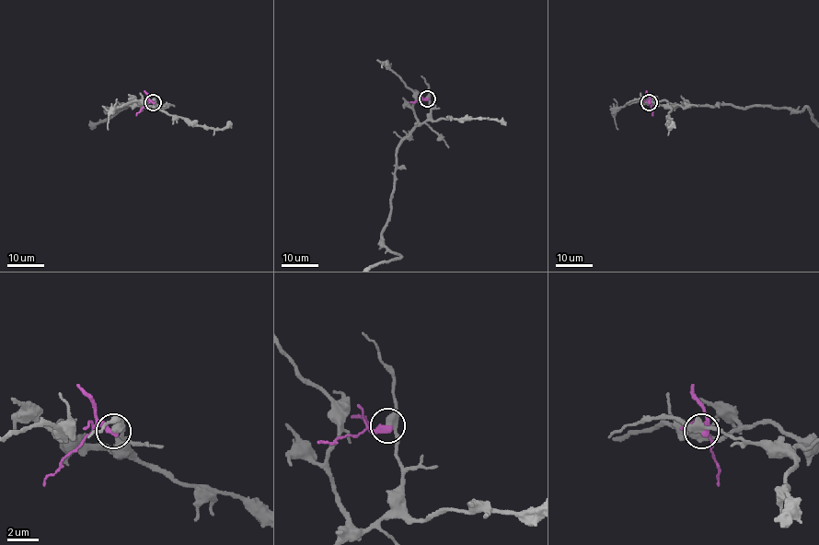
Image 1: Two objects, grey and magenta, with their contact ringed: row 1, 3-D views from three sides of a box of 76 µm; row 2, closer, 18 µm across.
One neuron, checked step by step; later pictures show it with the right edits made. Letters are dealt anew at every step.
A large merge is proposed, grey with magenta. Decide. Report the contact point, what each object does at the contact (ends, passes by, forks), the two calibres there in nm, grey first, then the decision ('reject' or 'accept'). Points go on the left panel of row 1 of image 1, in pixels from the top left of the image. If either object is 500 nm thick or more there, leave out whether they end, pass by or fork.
(153, 102) | grey passes by | magenta ends | 440/440 nm | reject

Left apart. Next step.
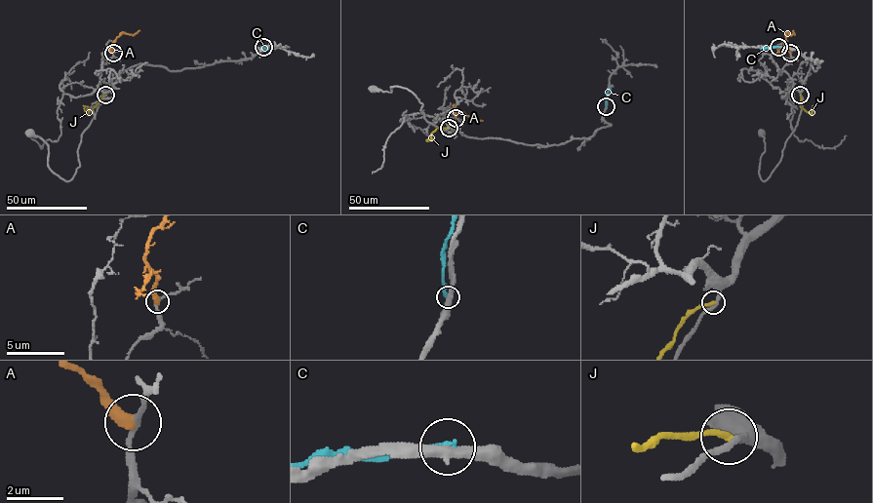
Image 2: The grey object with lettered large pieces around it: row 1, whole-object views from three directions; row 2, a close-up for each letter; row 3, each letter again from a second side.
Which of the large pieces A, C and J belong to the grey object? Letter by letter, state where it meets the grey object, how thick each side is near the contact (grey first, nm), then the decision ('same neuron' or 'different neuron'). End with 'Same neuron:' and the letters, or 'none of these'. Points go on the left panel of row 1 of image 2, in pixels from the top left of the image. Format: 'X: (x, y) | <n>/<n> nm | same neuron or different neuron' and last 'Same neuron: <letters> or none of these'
A: (113, 53) | 170/440 nm | different neuron
C: (263, 47) | 360/200 nm | different neuron
J: (105, 95) | 240/220 nm | different neuron
Same neuron: none of these

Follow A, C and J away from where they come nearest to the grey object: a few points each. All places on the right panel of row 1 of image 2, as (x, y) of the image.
A: (790, 53), (784, 44), (787, 33), (792, 34), (793, 30)
C: (778, 46), (760, 49)
J: (800, 95), (800, 106), (811, 113), (813, 106), (812, 111)

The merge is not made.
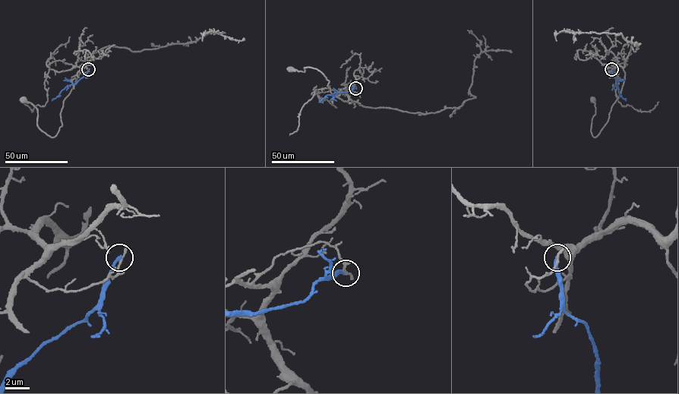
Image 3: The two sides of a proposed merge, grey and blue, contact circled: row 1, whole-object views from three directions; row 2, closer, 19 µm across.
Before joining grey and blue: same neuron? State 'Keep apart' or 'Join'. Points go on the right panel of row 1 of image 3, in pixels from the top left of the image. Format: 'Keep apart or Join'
Keep apart

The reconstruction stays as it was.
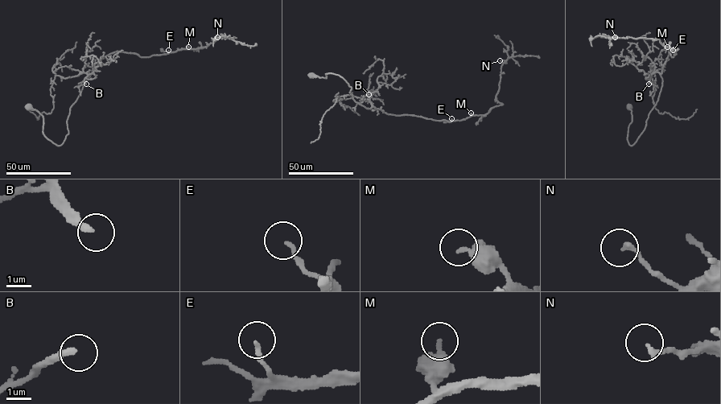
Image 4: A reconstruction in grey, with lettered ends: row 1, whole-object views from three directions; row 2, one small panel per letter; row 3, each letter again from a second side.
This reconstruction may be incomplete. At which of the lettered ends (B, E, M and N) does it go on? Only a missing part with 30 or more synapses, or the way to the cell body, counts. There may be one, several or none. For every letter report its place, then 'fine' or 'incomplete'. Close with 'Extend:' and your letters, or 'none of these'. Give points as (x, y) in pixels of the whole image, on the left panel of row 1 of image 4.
B: (86, 84) | incomplete
E: (168, 50) | fine
M: (188, 47) | fine
N: (217, 37) | fine
Extend: B

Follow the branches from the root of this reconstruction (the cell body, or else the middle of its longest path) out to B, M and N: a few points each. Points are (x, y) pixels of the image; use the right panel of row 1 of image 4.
B: (629, 107), (632, 121), (627, 140), (632, 146), (657, 100), (661, 75), (653, 72), (648, 84)
M: (629, 107), (632, 121), (627, 140), (632, 146), (657, 100), (669, 51), (672, 57), (676, 53), (667, 47)
N: (629, 107), (627, 140), (632, 146), (657, 100), (669, 51), (672, 57), (676, 53), (658, 38), (615, 37)

